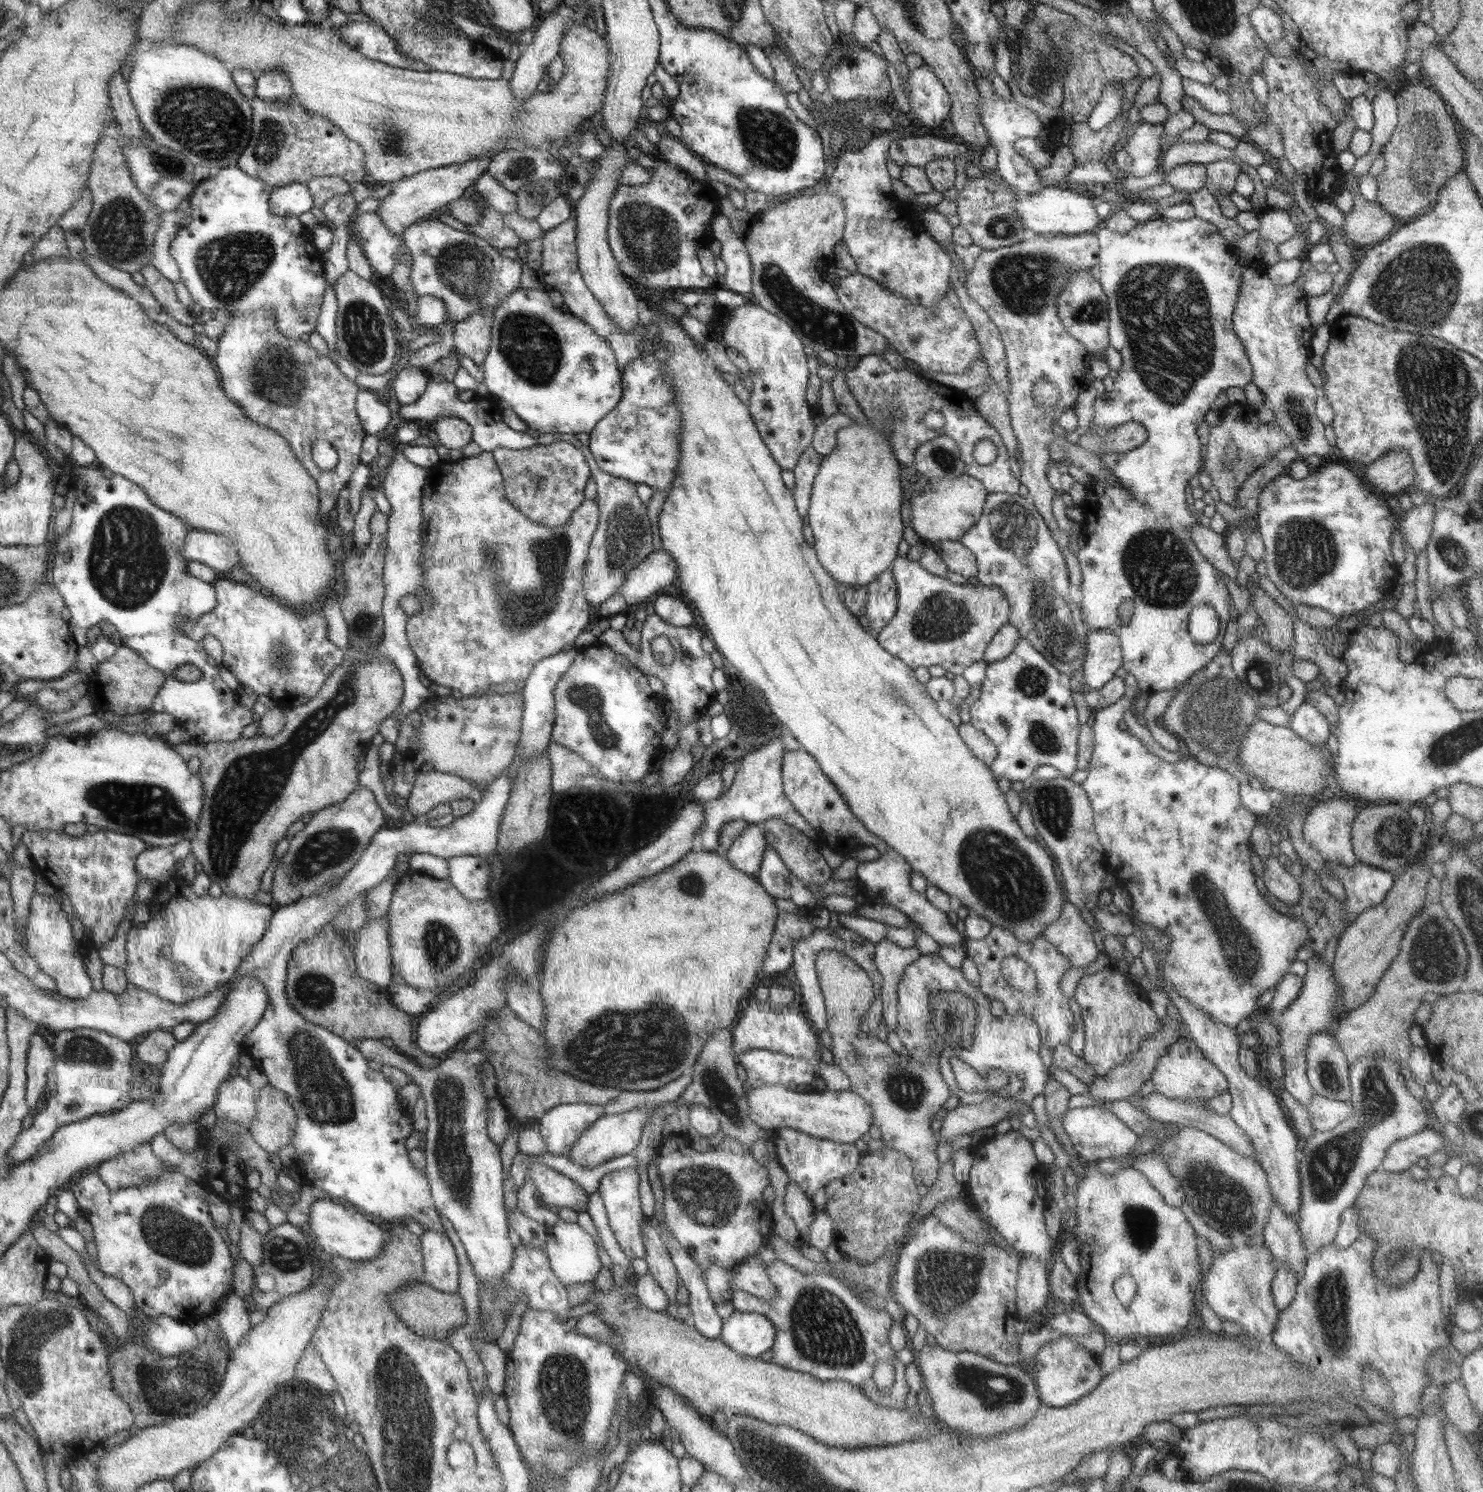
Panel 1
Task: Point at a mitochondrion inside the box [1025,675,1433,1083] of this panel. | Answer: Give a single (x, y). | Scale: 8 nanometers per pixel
(1243, 956)

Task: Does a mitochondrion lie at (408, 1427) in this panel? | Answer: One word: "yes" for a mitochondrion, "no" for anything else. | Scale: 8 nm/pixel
yes

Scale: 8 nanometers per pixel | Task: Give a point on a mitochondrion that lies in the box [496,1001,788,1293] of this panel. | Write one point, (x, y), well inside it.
(707, 1196)

